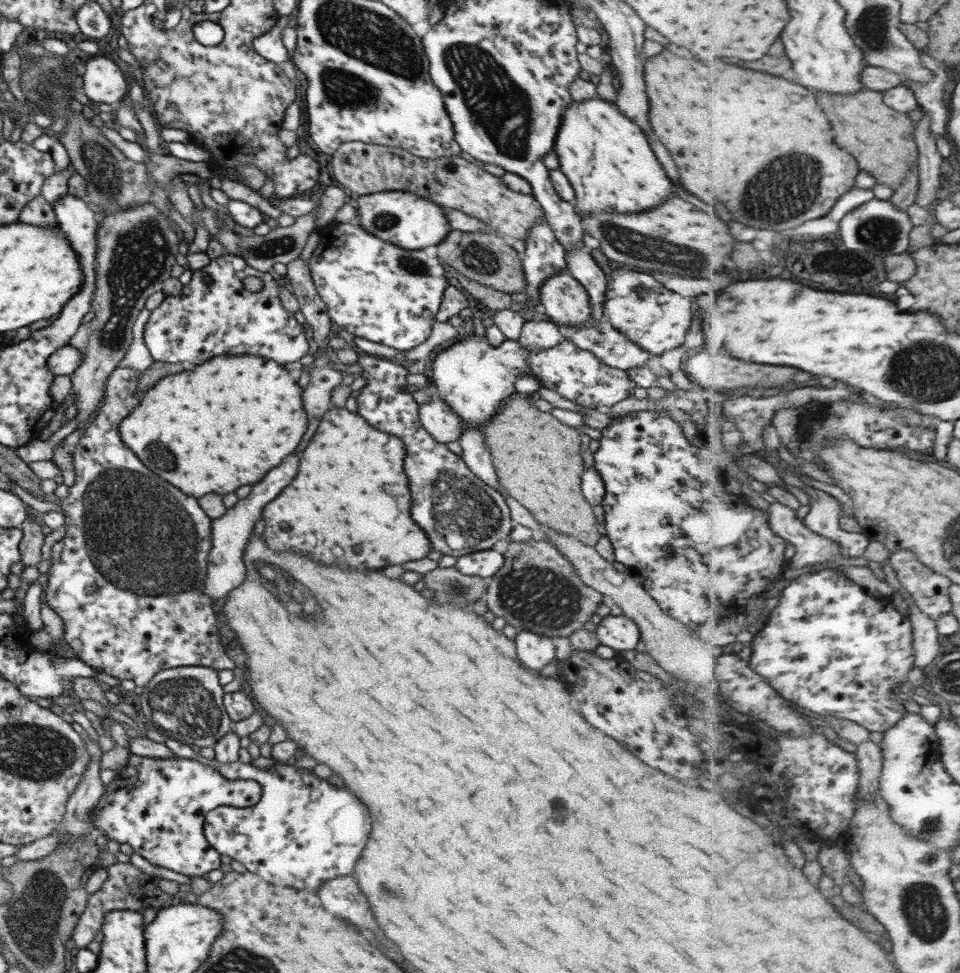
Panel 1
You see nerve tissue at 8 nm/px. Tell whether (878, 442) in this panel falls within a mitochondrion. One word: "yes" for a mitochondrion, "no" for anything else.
no

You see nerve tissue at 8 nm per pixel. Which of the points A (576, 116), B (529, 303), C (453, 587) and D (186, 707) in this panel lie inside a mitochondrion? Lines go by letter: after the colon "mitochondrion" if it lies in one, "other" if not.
A: other
B: other
C: mitochondrion
D: mitochondrion

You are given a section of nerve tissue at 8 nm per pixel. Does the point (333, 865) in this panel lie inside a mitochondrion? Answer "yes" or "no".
no

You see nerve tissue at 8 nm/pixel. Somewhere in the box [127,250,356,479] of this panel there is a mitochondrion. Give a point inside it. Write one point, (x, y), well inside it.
(157, 452)

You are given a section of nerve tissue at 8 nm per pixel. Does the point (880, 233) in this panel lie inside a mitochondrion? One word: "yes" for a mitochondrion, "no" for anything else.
yes

